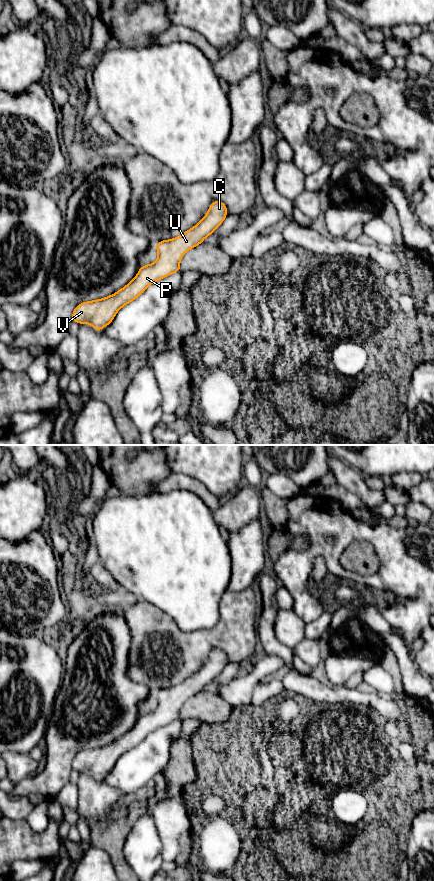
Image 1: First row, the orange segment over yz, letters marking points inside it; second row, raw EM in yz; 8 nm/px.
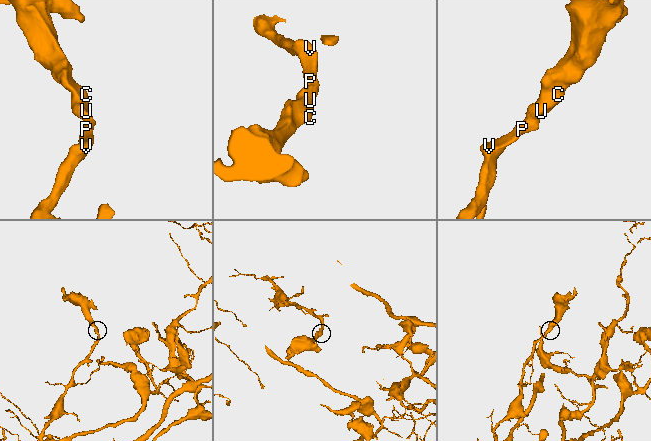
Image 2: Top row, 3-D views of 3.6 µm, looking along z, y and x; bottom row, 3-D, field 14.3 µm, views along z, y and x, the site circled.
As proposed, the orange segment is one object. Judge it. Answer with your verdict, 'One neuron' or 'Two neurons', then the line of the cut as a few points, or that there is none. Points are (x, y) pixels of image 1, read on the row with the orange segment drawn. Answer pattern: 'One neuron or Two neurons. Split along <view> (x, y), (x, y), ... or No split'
One neuron. No split

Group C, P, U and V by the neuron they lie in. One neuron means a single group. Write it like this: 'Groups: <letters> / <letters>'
Groups: C P U V

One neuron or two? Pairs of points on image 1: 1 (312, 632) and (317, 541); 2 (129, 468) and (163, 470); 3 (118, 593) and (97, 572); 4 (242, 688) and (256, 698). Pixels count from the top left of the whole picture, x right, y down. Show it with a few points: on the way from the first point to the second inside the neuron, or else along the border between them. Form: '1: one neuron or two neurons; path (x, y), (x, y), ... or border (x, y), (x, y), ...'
1: two neurons; border (324, 611), (316, 619), (306, 624)
2: one neuron; path (137, 470), (155, 470)
3: one neuron; path (113, 588), (102, 577)
4: two neurons; border (255, 683), (250, 703)

